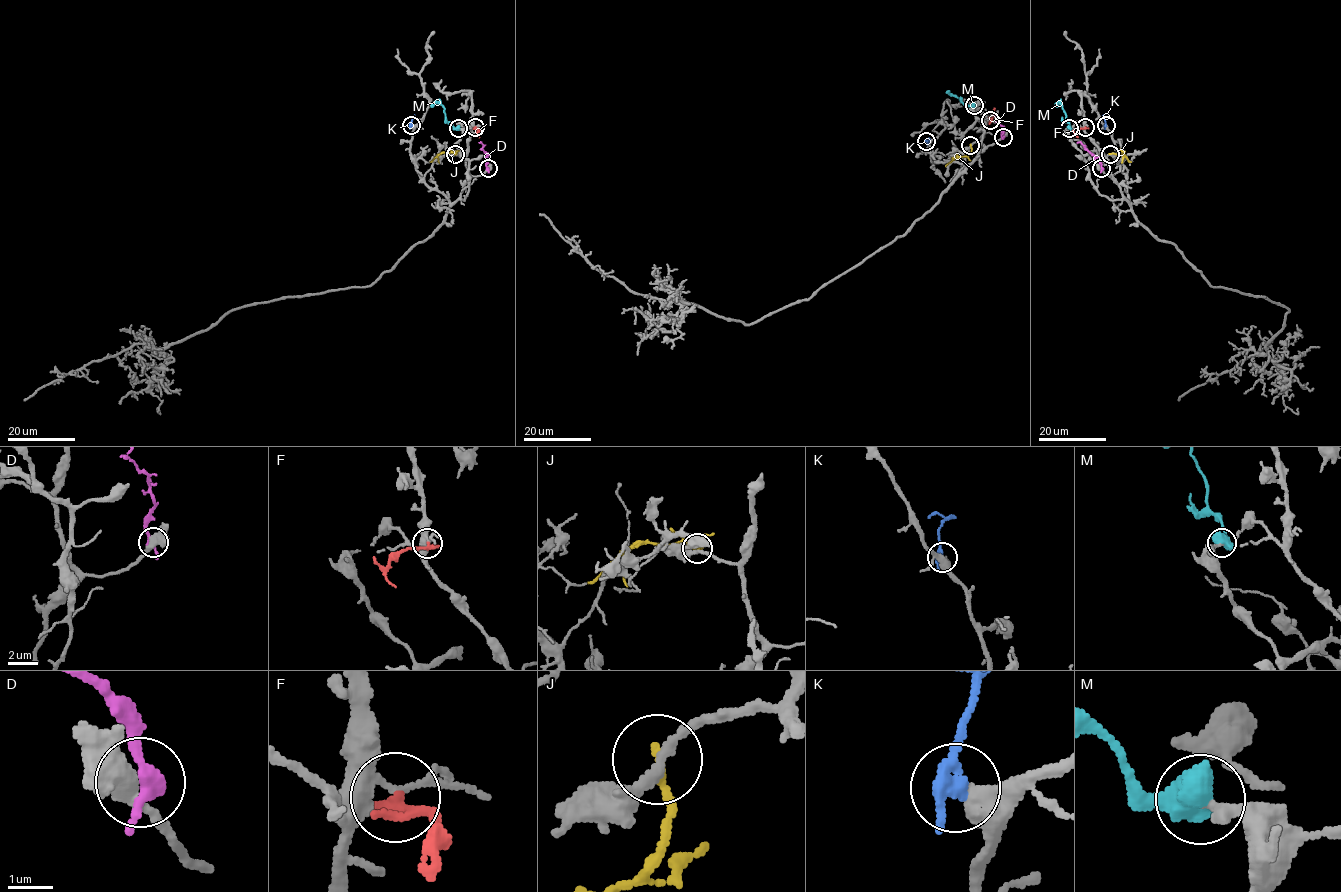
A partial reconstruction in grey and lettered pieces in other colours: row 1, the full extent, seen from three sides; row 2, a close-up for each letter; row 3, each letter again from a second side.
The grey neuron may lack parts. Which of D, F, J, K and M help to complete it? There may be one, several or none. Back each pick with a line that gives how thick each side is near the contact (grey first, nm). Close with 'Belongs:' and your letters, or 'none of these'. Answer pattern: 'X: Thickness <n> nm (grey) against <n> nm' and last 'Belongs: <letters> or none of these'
Belongs: none of these

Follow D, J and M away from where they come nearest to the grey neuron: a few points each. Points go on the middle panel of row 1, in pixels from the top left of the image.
D: (1003, 137), (1002, 128), (994, 112)
J: (970, 146), (968, 155), (956, 157), (946, 166)
M: (974, 105), (968, 106), (946, 92)

